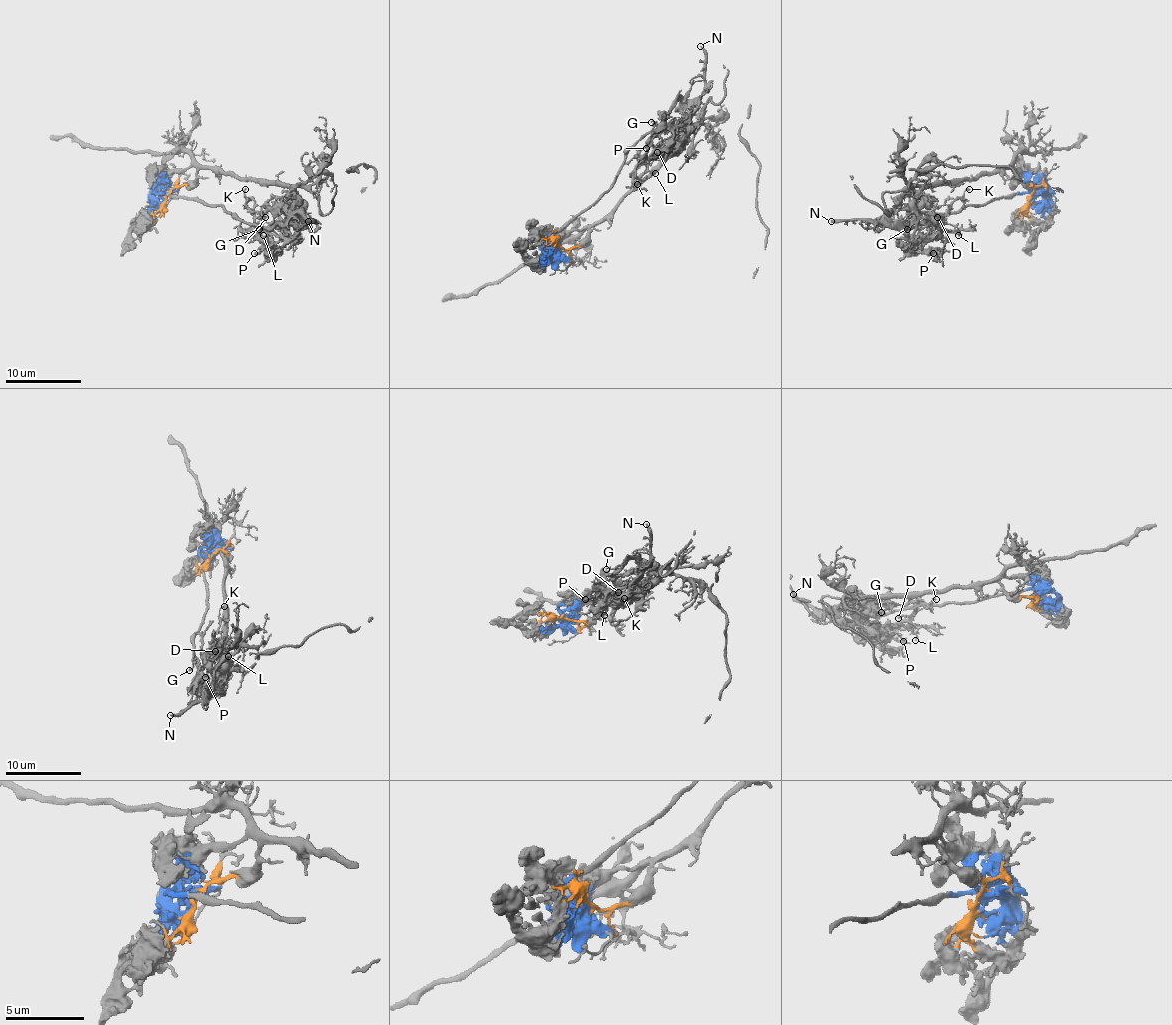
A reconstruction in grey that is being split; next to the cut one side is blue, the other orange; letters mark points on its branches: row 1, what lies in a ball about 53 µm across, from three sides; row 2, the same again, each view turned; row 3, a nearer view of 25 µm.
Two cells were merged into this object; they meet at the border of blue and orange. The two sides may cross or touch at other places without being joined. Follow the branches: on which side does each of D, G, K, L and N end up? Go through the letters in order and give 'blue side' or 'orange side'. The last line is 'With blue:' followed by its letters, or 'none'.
D: blue side
G: blue side
K: blue side
L: blue side
N: blue side
With blue: D, G, K, L, N

